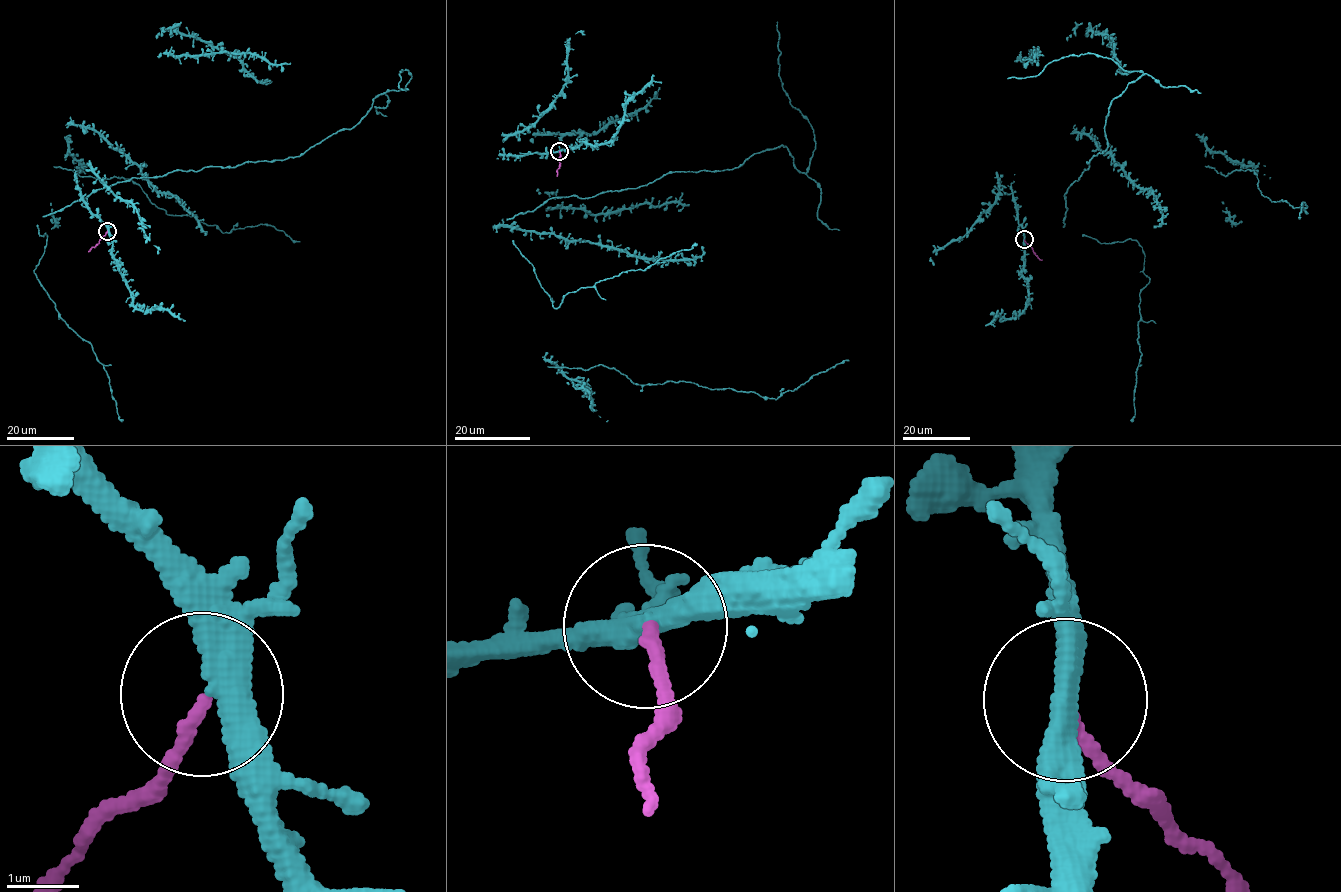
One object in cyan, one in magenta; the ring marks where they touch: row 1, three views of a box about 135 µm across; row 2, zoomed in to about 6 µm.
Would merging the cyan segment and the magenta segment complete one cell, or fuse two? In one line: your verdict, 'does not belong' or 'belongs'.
does not belong

